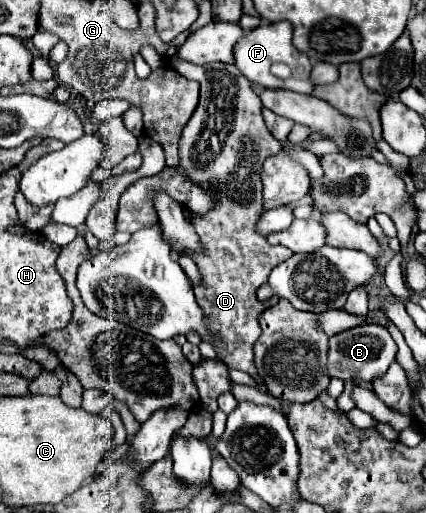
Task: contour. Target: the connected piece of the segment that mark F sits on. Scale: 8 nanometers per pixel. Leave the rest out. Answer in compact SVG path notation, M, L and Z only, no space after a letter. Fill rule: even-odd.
M288 21L260 25L258 29L248 31L234 47L236 55L236 67L246 75L256 87L264 89L290 89L296 93L312 93L314 85L310 83L310 69L312 63L306 53L300 53L292 45L292 25ZM276 65L288 67L288 73L278 75Z

